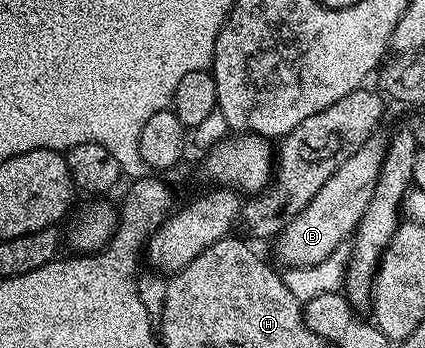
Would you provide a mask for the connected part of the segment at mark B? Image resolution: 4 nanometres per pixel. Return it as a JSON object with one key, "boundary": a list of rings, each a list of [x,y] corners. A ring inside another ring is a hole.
{"boundary":[[[378,139],[365,141],[356,151],[356,155],[348,155],[340,167],[320,187],[320,191],[297,215],[286,222],[281,233],[276,238],[279,245],[278,253],[287,261],[290,267],[317,267],[317,265],[332,254],[357,229],[364,211],[368,211],[368,203],[374,194],[378,177],[382,174],[382,158],[384,145]]]}

